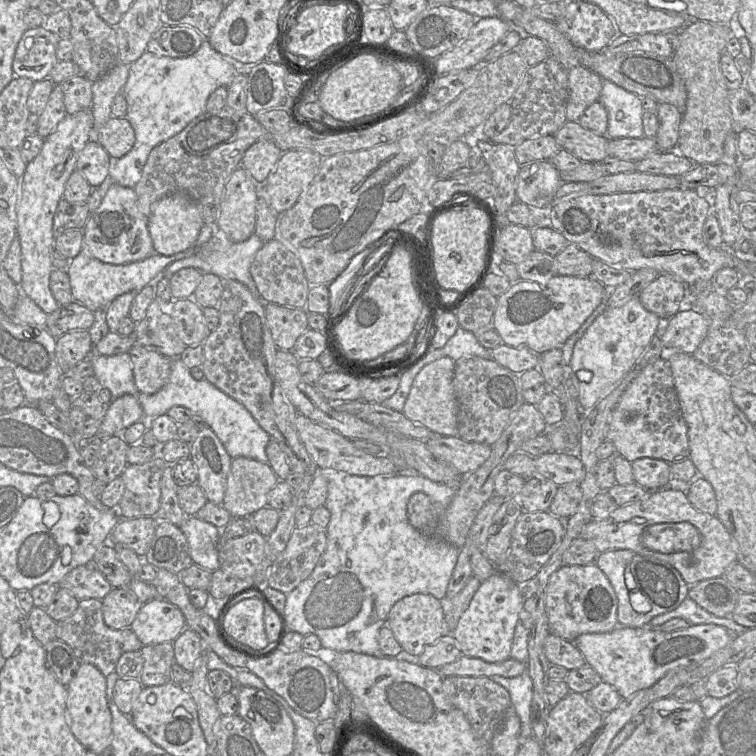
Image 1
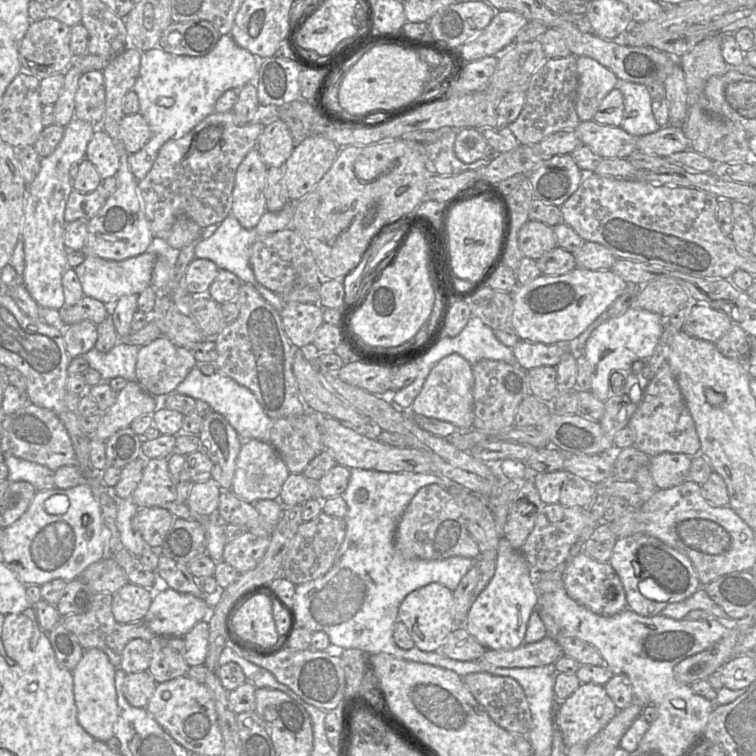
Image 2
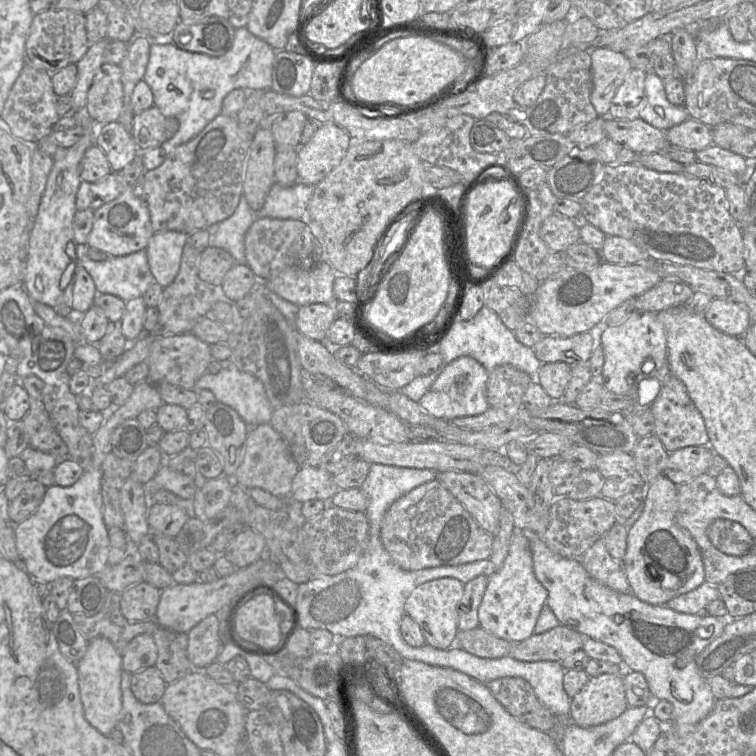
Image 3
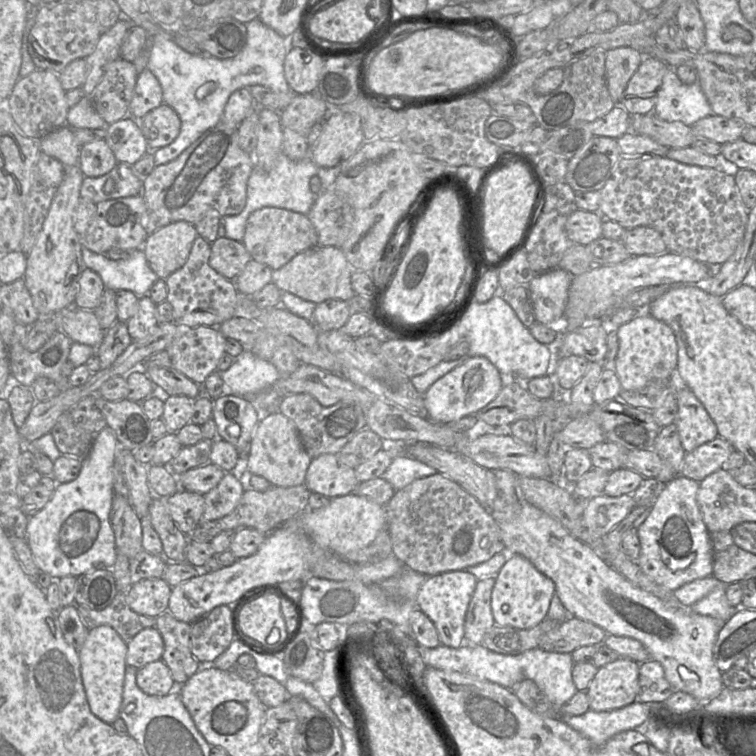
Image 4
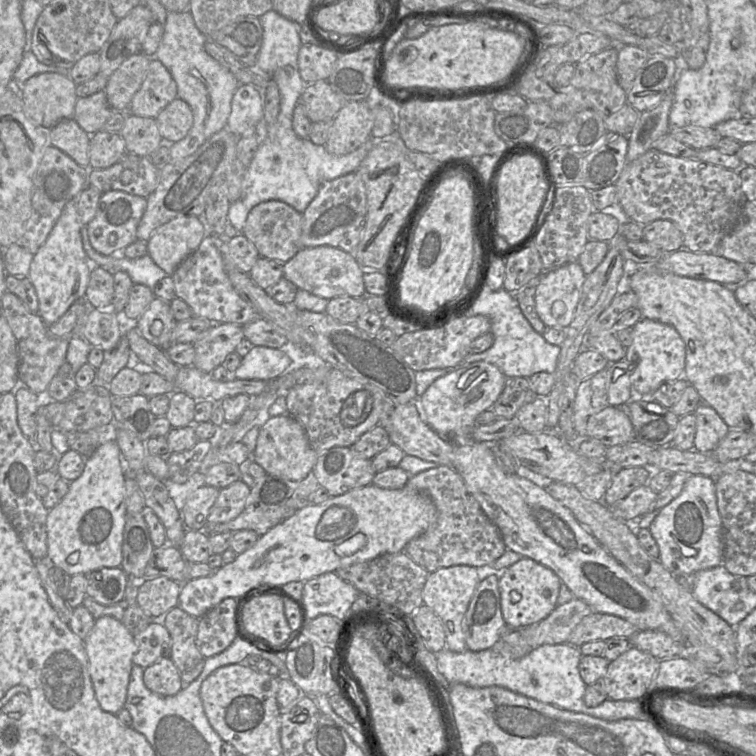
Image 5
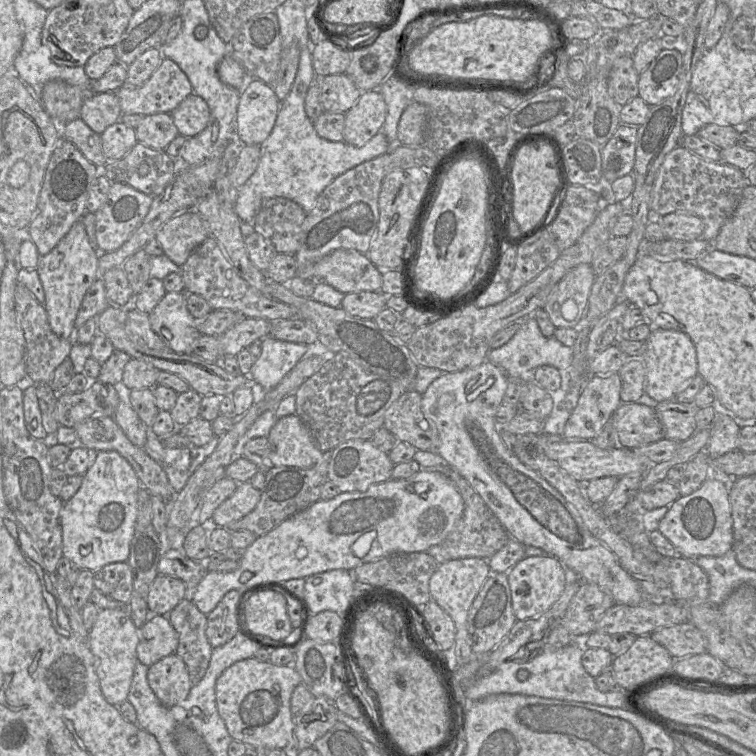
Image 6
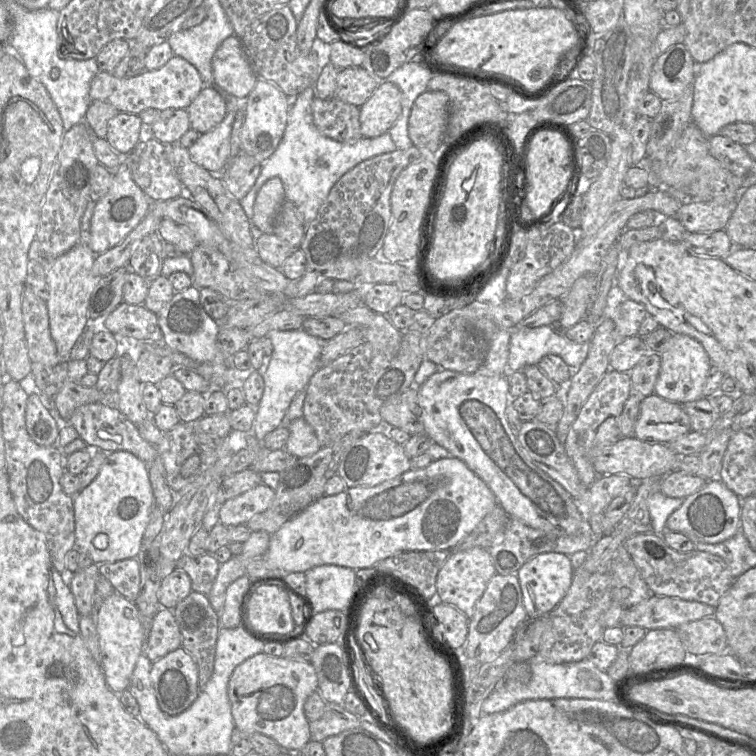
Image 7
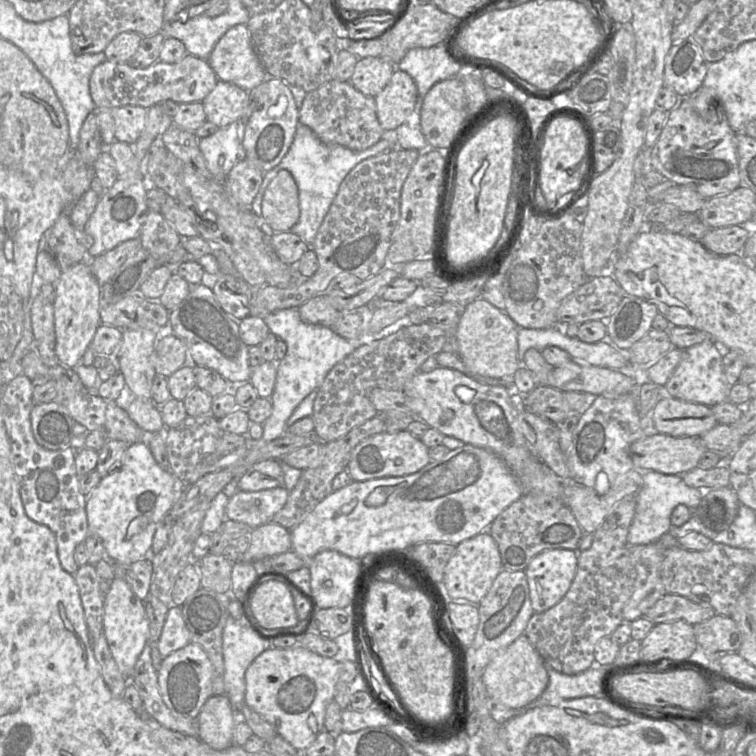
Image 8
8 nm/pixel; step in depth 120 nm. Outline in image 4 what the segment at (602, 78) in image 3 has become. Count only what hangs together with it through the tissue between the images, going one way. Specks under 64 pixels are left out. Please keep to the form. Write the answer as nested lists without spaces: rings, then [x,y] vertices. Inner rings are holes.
[[[632,47],[605,52],[605,77],[612,100],[621,103],[627,84],[643,61],[643,54]]]

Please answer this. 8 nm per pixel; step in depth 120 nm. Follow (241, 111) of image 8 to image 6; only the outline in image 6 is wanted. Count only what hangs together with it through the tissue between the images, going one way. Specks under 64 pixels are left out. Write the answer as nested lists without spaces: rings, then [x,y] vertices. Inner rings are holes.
[[[191,93],[171,113],[178,135],[192,138],[207,126],[210,109],[203,98]]]

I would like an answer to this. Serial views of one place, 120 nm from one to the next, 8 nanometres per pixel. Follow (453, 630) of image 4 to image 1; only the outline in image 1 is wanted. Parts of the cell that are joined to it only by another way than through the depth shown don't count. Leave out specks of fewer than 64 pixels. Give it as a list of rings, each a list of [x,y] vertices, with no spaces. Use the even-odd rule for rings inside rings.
[[[417,593],[398,600],[390,609],[388,626],[402,649],[412,656],[419,656],[425,648],[447,633],[443,605],[430,594]]]

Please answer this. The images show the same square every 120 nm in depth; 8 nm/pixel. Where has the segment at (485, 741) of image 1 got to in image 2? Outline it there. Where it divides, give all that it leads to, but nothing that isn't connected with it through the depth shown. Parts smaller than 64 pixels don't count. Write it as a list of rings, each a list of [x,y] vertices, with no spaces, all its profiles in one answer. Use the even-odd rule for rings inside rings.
[[[478,672],[464,676],[463,682],[480,707],[498,726],[511,733],[528,735],[532,715],[524,691],[515,679]]]

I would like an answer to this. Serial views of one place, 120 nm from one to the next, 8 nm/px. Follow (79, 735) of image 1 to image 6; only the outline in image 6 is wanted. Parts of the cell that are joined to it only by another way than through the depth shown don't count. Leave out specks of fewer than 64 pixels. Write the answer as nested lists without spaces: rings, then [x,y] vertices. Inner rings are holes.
[[[128,605],[127,608],[100,610],[87,640],[96,660],[96,673],[102,695],[109,704],[118,706],[127,700],[134,669],[138,662],[137,646],[140,633],[129,615]]]

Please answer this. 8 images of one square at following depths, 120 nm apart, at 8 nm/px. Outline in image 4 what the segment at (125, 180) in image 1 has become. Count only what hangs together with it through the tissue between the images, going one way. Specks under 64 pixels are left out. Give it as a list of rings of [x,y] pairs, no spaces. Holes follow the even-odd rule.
[[[259,18],[246,23],[246,28],[245,47],[235,57],[227,59],[191,54],[179,47],[166,31],[160,31],[154,36],[154,47],[147,68],[160,82],[163,103],[171,106],[181,120],[178,137],[168,146],[152,151],[156,166],[176,159],[205,131],[216,126],[222,120],[229,97],[236,90],[261,85],[274,92],[290,93],[284,75],[284,60],[292,48],[290,37],[281,36]]]

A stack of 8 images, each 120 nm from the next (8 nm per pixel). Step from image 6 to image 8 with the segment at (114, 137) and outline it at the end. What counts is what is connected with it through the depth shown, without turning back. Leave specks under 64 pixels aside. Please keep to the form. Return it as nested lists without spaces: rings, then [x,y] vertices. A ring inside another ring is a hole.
[[[122,106],[113,110],[113,117],[115,140],[134,145],[145,127],[147,109],[140,106]]]

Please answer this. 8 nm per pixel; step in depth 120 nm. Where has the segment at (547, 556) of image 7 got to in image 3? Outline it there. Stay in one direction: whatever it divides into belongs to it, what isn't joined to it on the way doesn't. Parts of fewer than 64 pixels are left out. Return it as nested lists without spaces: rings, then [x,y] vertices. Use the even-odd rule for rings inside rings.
[[[514,529],[508,554],[502,566],[489,581],[478,608],[479,627],[512,643],[519,643],[534,633],[534,628],[548,592],[538,581],[533,571],[529,539],[520,530]]]

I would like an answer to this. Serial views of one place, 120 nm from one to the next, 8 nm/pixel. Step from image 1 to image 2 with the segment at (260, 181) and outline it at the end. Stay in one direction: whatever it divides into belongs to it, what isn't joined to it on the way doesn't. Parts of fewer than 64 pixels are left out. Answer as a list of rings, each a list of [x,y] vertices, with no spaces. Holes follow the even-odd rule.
[[[275,119],[265,125],[256,145],[268,168],[282,167],[292,154],[294,147],[292,135],[281,119]]]

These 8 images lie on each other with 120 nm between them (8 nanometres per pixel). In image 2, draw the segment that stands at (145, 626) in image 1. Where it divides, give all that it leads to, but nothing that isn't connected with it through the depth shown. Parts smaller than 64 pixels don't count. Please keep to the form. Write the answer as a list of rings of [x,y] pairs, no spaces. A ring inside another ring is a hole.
[[[165,586],[153,593],[143,621],[155,635],[184,637],[210,612],[211,605],[204,597]]]

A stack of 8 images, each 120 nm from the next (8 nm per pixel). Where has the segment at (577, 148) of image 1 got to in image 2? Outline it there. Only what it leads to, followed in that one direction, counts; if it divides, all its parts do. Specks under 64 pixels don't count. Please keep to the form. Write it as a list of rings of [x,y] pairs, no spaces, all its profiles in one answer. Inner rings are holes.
[[[591,120],[580,122],[575,132],[583,145],[602,158],[626,159],[637,150],[637,137],[621,127],[601,125]]]

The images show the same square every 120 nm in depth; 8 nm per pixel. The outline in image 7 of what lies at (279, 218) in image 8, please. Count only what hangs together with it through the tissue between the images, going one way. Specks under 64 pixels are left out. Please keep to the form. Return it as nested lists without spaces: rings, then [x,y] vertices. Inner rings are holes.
[[[273,177],[267,180],[256,195],[251,223],[262,233],[272,233],[275,217],[285,201],[281,179]]]

